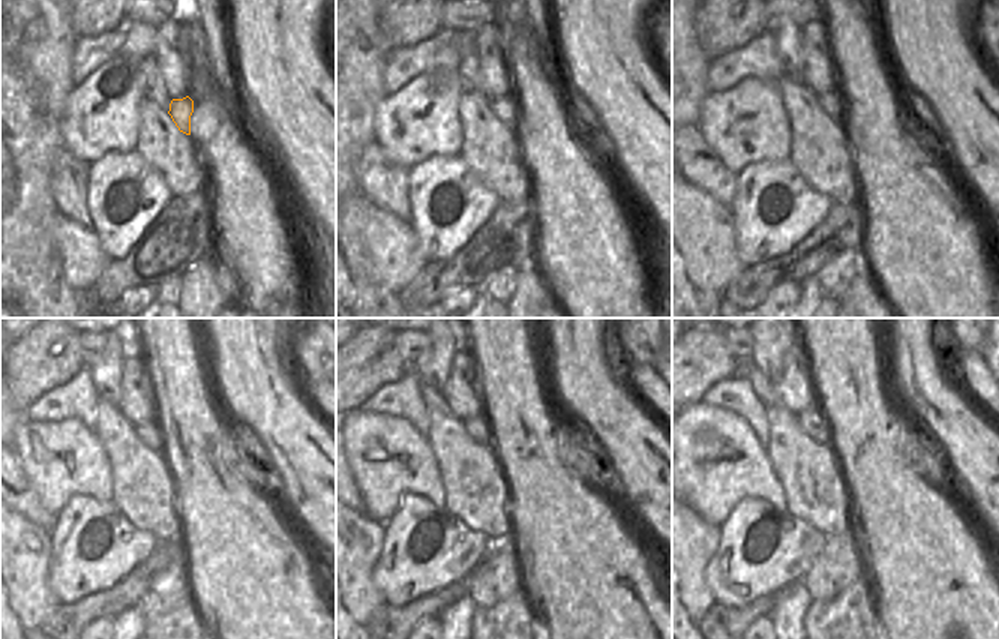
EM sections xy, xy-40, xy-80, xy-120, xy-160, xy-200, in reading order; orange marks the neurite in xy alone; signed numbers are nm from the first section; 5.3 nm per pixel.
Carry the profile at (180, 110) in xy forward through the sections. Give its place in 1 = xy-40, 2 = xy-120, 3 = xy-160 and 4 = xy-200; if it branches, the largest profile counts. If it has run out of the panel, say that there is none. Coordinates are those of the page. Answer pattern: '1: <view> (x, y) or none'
1: xy-40 (504, 108)
2: xy-120 (153, 438)
3: xy-160 (480, 432)
4: xy-200 (812, 422)

